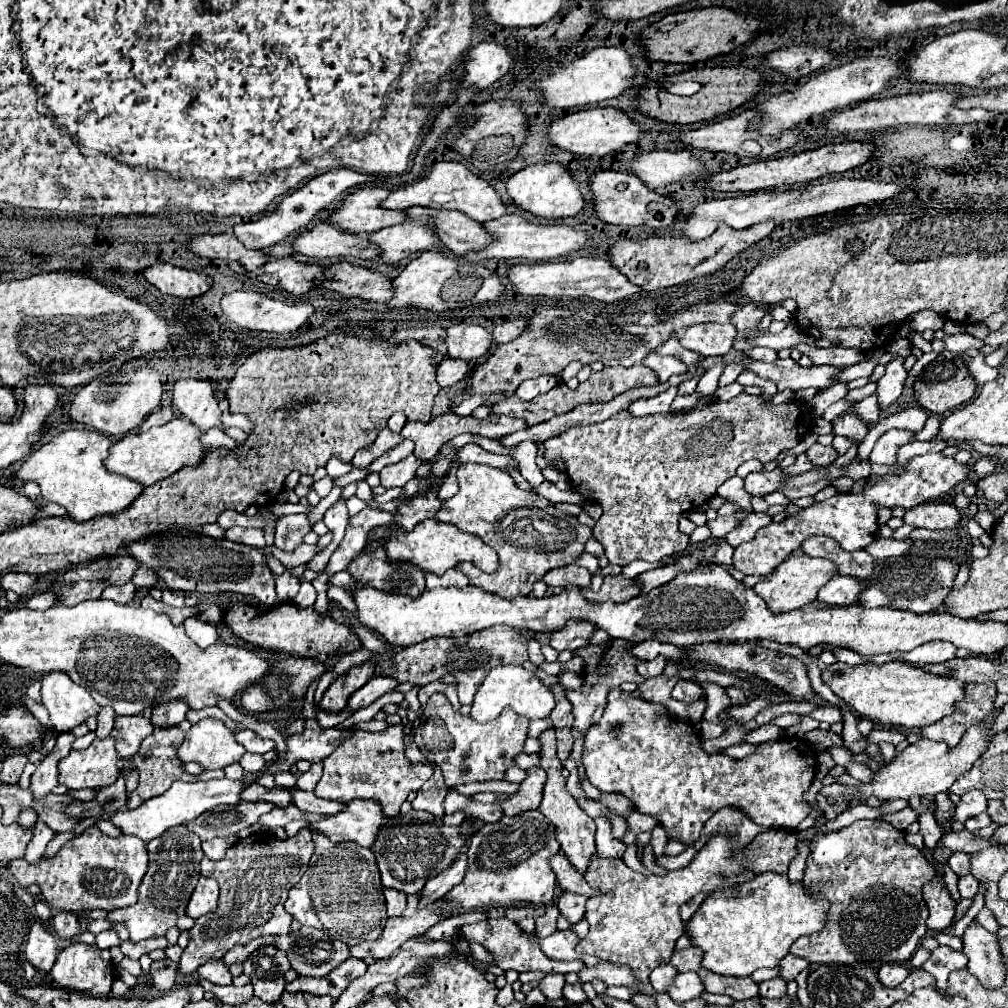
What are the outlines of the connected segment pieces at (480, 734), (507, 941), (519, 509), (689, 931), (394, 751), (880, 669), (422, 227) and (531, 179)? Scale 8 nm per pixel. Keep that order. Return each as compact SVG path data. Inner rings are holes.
M436 692L428 700L414 742L428 762L440 766L444 774L444 786L450 790L470 782L504 780L506 770L514 766L514 758L524 752L526 738L528 720L514 710L504 710L496 720L478 724L474 718L456 712L448 698Z
M488 918L484 922L476 922L476 924L464 924L460 928L460 934L464 936L464 940L470 942L478 942L482 944L490 954L492 954L492 964L500 966L502 970L516 970L516 972L528 972L528 970L542 970L546 974L568 974L568 972L580 972L580 968L584 968L584 964L580 960L570 960L570 962L560 962L560 960L550 960L538 946L538 942L534 938L528 938L520 932L520 928L502 918Z
M462 464L458 470L458 486L460 490L456 496L444 502L436 518L480 536L498 552L500 570L494 574L486 574L470 562L462 562L456 568L466 572L470 586L480 586L500 598L532 594L532 586L542 580L546 572L576 562L584 552L584 544L592 536L592 530L586 524L580 524L578 518L574 528L574 516L556 510L550 502L532 496L528 490L520 490L504 470L496 468L494 472L490 466Z
M766 872L750 882L712 892L686 922L686 936L692 940L692 946L698 946L704 952L700 962L702 968L722 976L750 976L758 968L776 968L796 938L822 930L826 908L826 900L810 896L802 884L790 884L788 876Z
M396 724L388 726L384 732L356 730L352 736L342 740L338 748L324 760L324 776L314 794L336 802L348 802L354 798L378 800L386 818L398 816L406 796L414 790L420 790L420 786L434 774L428 764L410 762L404 756L402 728L402 724Z
M892 660L882 666L872 662L860 666L836 662L822 672L822 682L830 686L832 692L860 718L870 718L872 722L882 726L902 726L906 730L922 730L942 720L944 716L954 712L954 704L964 696L964 684L960 680L934 676L914 664L900 660Z
M404 222L390 228L382 228L368 234L366 238L380 248L378 260L384 264L398 264L410 254L440 250L434 230L422 222Z
M546 162L546 164L530 164L524 170L516 172L506 182L506 192L510 200L524 212L530 212L536 218L544 220L560 220L560 218L572 218L584 208L582 194L578 190L578 184L574 182L572 174L568 170L562 170L558 162Z

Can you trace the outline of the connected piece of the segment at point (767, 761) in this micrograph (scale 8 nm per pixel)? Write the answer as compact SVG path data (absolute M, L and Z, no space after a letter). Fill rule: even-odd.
M612 688L604 706L604 716L598 726L592 726L586 732L582 762L586 768L586 776L592 786L600 792L616 792L626 796L634 810L640 814L648 814L658 820L658 824L666 830L668 838L680 840L690 846L698 840L704 822L718 812L720 808L736 808L746 814L754 824L764 828L786 828L796 830L798 824L810 814L810 806L804 800L804 794L810 790L814 782L814 764L816 752L812 760L812 748L802 738L768 741L758 750L742 760L728 758L724 754L708 754L702 750L702 738L698 732L680 720L674 720L666 714L666 708L660 704L650 704L642 698L634 698L624 694L620 688ZM614 724L620 724L620 732L614 732Z

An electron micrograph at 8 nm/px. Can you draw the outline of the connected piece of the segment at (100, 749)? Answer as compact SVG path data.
M114 738L94 740L86 750L72 750L66 760L62 760L58 782L68 790L100 790L114 784L118 778L118 752L114 748Z

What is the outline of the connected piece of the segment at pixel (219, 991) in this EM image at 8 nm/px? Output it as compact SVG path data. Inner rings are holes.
M200 980L200 984L202 984L202 988L205 991L214 992L214 996L218 1000L222 1000L224 1004L240 1004L240 1002L246 1002L246 1000L250 1000L254 996L252 994L252 984L246 984L242 988L236 988L236 986L222 986L222 988L218 988L218 985L212 984L208 980Z

